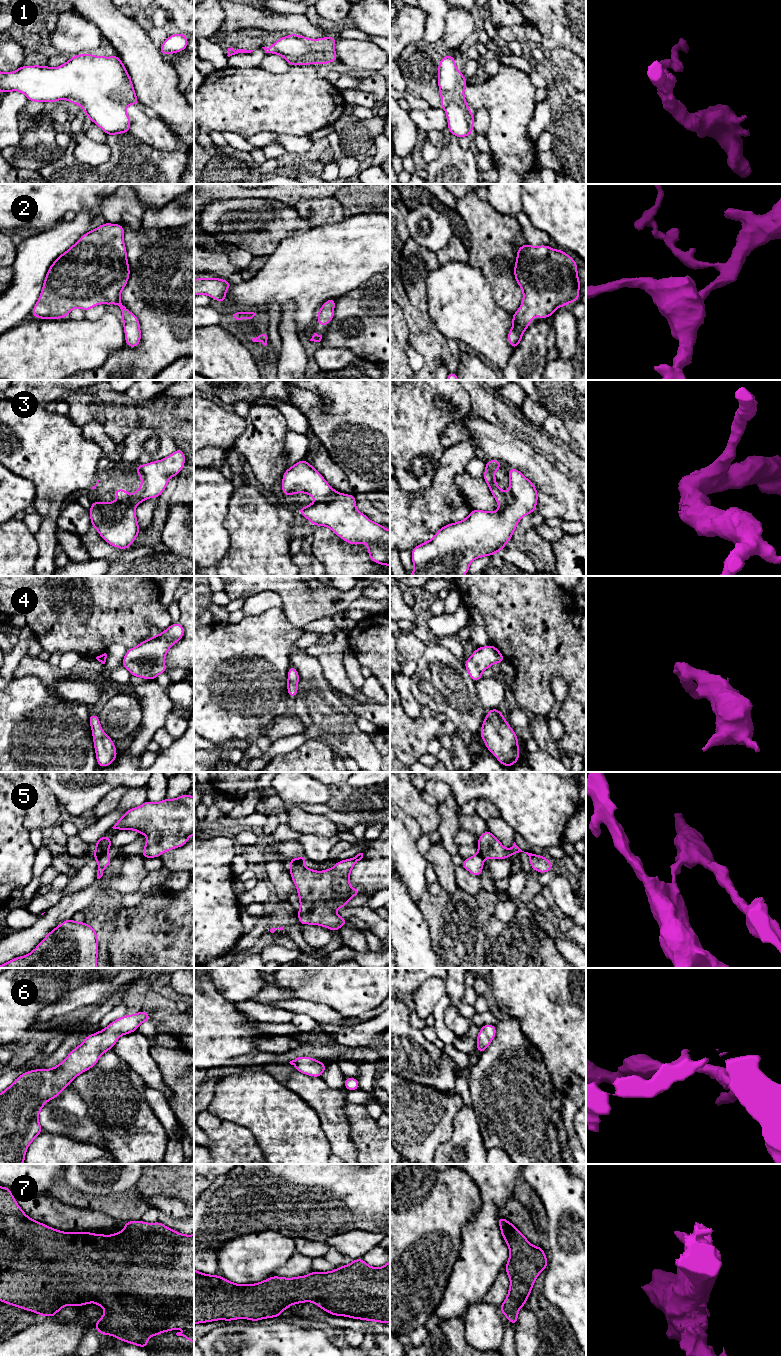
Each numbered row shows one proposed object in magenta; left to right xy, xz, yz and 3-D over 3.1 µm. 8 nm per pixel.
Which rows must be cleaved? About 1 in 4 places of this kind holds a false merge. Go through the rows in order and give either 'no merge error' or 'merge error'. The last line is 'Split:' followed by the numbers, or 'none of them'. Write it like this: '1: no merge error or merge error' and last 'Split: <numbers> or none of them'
1: no merge error
2: no merge error
3: no merge error
4: no merge error
5: merge error
6: no merge error
7: no merge error
Split: 5

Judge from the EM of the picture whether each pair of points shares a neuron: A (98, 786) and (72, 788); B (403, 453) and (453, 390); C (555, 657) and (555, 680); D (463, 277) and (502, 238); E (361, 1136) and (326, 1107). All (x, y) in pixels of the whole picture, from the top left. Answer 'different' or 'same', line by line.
A: same
B: same
C: different
D: different
E: different

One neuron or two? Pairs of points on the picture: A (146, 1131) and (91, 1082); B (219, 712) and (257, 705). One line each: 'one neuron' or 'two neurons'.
A: one neuron
B: one neuron

